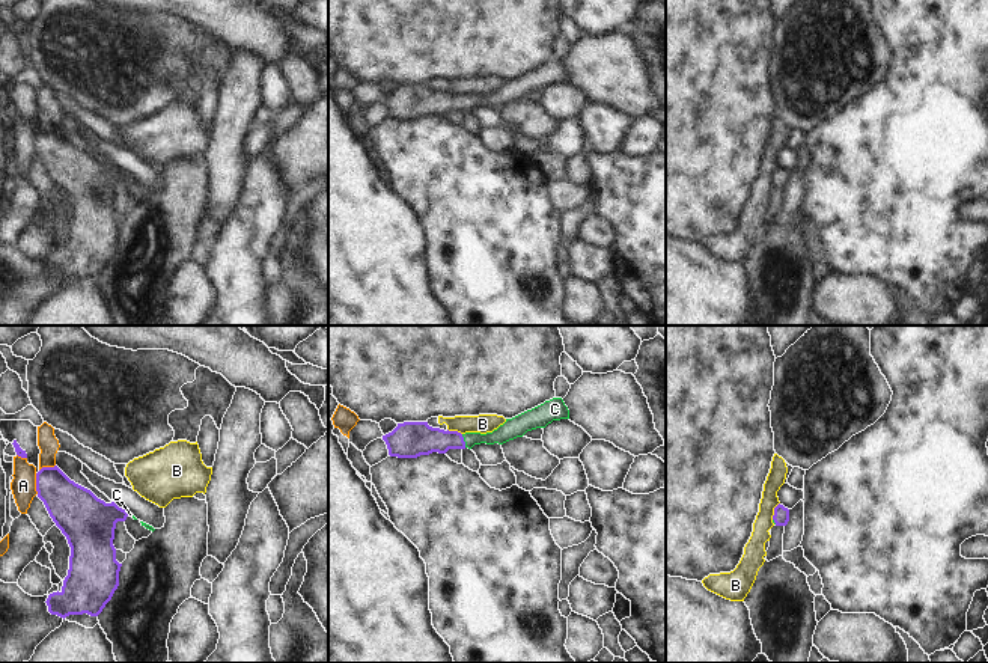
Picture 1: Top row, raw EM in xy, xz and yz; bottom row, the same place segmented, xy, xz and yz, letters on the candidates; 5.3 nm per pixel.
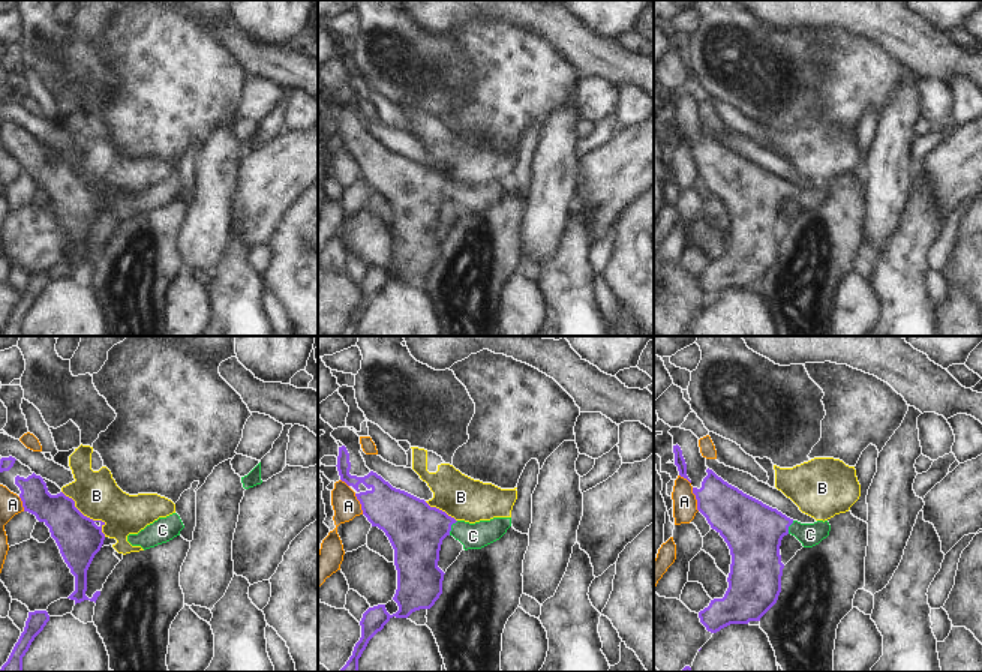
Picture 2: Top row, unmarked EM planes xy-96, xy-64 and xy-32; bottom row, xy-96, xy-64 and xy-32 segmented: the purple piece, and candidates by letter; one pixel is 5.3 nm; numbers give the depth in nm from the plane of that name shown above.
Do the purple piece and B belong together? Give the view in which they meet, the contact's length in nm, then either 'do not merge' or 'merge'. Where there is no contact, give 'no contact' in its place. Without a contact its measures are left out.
contact in yz; length 100 nm; do not merge

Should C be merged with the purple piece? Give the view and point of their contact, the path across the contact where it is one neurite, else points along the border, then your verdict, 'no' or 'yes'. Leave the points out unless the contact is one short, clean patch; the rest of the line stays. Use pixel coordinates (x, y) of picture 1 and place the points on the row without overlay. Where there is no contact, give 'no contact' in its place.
xz (463, 103) | across xz (416, 101), (463, 103), (488, 101), (508, 94) | yes

